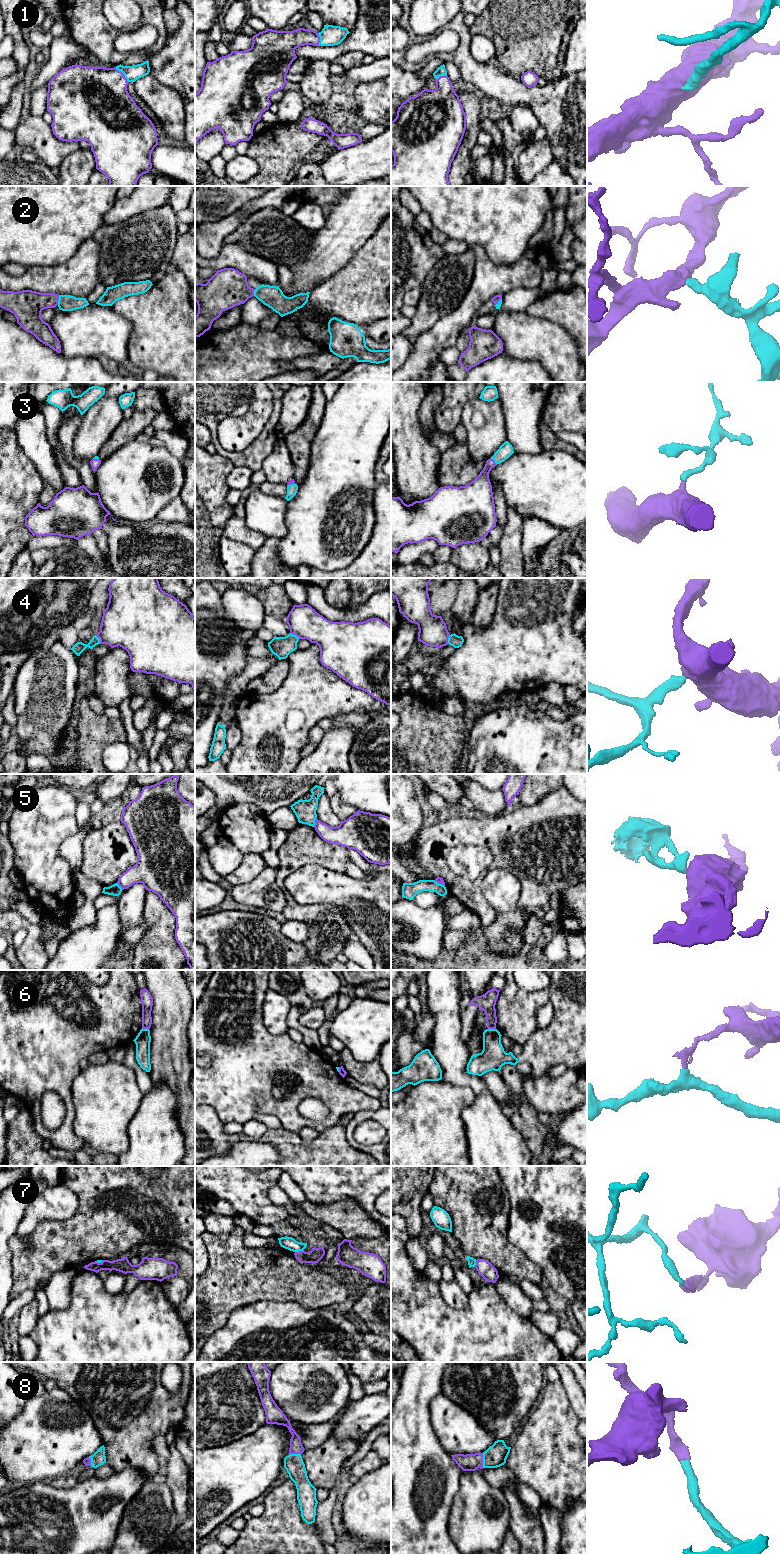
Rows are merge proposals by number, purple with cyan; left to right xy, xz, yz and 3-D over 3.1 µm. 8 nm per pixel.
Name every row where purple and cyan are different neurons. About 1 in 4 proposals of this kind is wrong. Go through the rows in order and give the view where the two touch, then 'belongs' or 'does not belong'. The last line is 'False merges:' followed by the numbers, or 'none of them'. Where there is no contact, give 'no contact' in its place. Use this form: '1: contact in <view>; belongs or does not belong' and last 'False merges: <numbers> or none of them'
1: contact in xy; belongs
2: contact in xy; belongs
3: contact in yz; belongs
4: contact in xz; belongs
5: contact in xz; does not belong
6: contact in yz; does not belong
7: contact in xz; does not belong
8: contact in yz; belongs
False merges: 5, 6, 7

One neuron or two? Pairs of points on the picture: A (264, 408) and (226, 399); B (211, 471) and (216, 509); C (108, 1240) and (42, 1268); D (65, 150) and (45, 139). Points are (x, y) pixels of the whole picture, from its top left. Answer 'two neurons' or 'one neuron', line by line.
A: two neurons
B: one neuron
C: one neuron
D: one neuron

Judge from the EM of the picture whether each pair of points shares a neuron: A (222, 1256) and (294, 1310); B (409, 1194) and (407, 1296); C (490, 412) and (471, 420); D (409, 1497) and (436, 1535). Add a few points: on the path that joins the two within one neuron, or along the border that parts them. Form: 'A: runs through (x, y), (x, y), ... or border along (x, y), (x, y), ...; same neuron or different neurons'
A: border along (261, 1301), (297, 1302), (307, 1308); different neurons
B: border along (401, 1215), (406, 1223), (409, 1235); different neurons
C: runs through (485, 417), (476, 418); same neuron
D: runs through (413, 1507), (417, 1518), (426, 1527); same neuron

